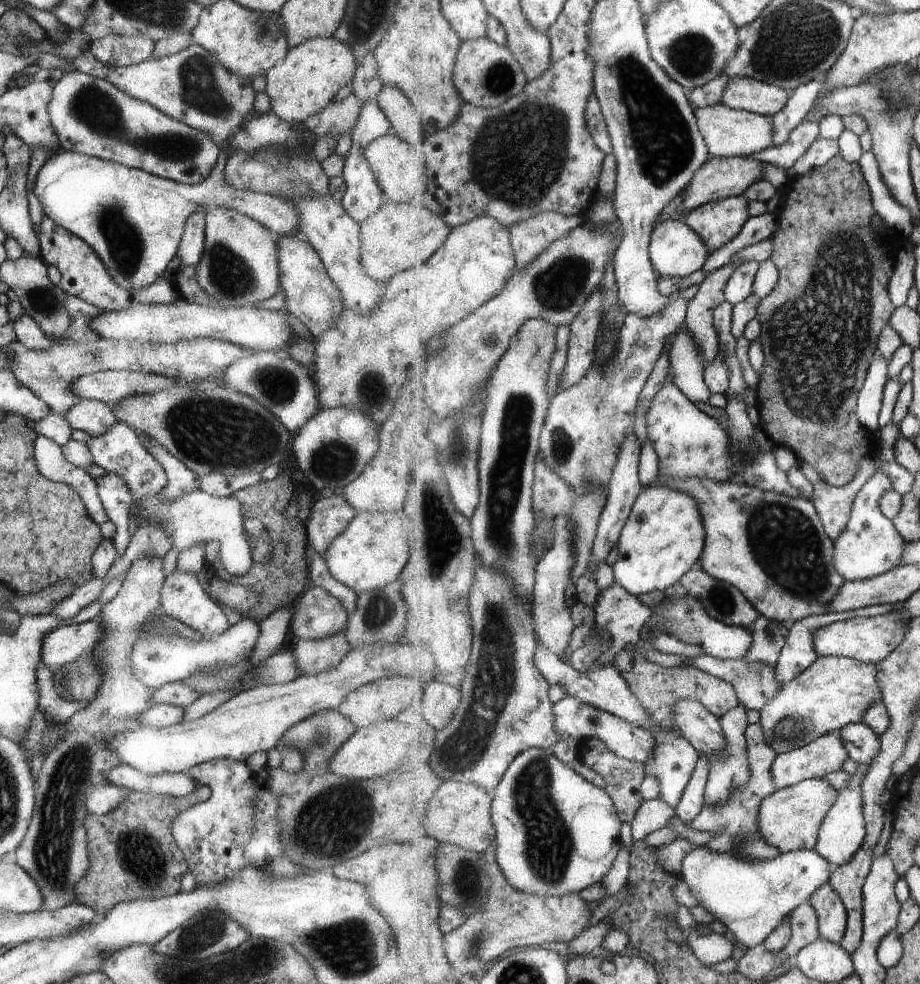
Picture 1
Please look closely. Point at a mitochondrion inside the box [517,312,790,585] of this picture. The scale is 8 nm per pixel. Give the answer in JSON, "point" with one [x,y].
{"point":[561,448]}

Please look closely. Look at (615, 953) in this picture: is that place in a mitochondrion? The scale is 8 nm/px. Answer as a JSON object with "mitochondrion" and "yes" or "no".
{"mitochondrion":"no"}

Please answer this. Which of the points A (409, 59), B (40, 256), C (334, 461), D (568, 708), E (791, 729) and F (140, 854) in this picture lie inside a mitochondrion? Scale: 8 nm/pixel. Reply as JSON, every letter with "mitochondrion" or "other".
{"A":"other","B":"other","C":"mitochondrion","D":"other","E":"mitochondrion","F":"mitochondrion"}

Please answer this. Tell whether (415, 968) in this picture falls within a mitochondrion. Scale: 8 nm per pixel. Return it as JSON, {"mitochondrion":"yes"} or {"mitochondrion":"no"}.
{"mitochondrion":"no"}

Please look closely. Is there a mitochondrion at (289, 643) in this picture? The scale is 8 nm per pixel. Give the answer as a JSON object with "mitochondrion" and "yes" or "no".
{"mitochondrion":"no"}

